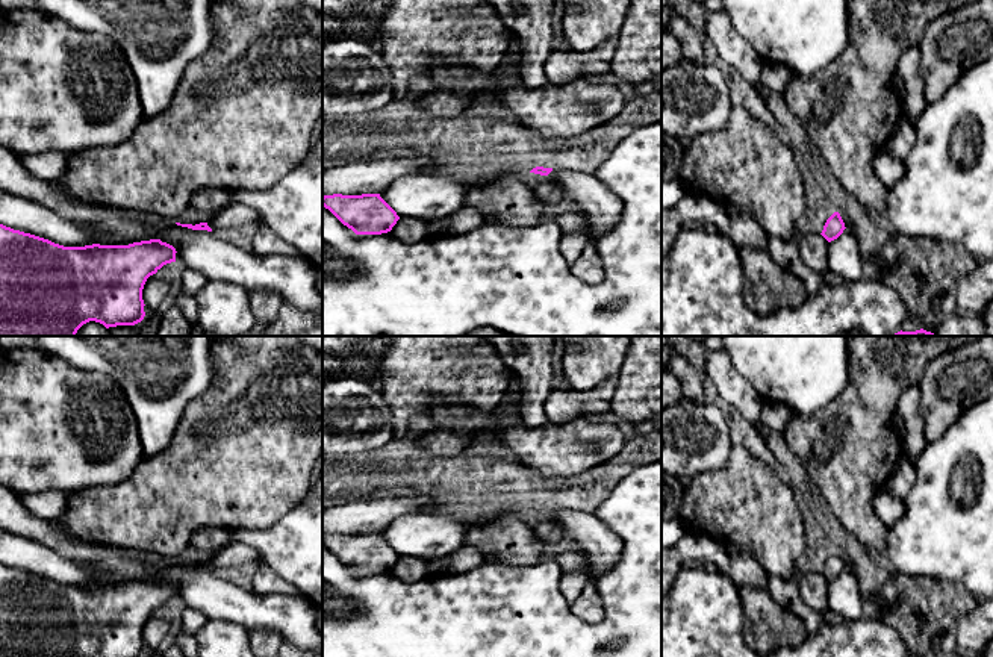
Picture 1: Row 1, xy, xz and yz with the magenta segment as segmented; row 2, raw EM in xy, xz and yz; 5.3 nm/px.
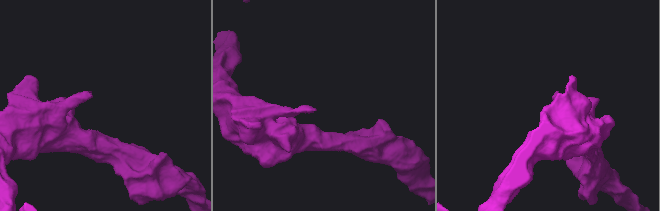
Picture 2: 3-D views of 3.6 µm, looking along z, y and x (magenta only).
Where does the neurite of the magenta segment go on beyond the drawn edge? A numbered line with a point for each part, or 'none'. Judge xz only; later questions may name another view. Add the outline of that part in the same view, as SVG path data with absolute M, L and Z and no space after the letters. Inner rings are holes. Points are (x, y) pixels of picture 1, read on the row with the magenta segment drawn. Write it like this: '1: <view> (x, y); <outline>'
1: xz (603, 206); M553 170L548 177L557 180L566 195L587 213L592 230L590 242L596 245L595 239L615 227L622 213L622 201L618 194L593 176L580 171Z

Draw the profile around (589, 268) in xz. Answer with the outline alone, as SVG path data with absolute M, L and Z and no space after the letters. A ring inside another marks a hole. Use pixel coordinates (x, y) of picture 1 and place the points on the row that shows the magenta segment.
M587 242L580 257L571 265L572 272L587 285L598 285L604 277L604 263L593 242Z

